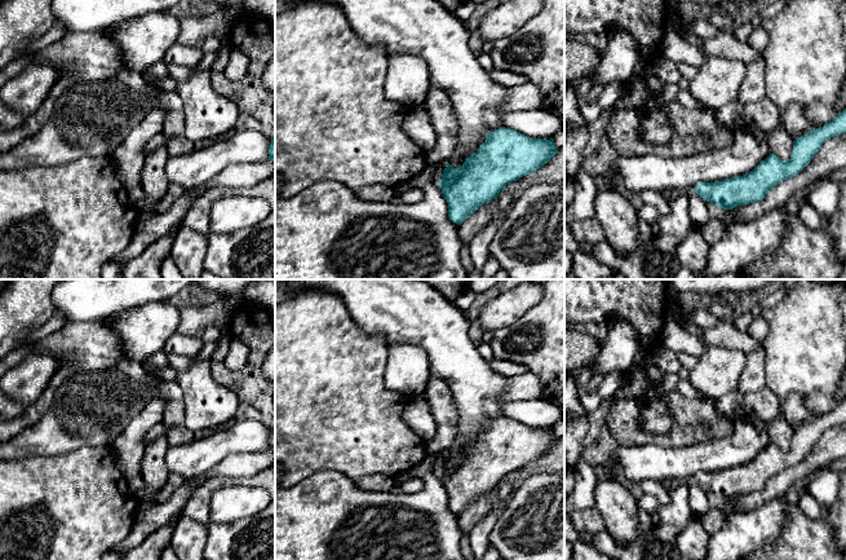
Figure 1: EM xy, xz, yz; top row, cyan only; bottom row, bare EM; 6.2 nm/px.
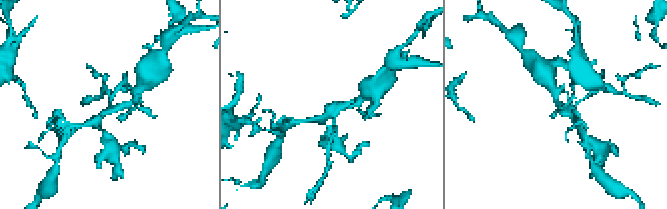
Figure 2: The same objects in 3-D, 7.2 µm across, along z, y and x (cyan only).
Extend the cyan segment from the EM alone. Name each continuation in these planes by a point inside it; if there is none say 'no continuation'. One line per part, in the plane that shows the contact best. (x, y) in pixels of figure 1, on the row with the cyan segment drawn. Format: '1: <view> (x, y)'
1: yz (687, 192)

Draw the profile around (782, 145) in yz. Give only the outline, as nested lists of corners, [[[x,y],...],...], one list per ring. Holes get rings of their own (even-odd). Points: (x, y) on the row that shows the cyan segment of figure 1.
[[[779,129],[767,132],[772,153],[781,160],[789,160],[793,151],[793,138]]]

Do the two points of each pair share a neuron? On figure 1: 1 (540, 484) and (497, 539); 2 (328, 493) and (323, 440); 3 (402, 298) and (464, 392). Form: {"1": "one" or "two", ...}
{"1": "one", "2": "two", "3": "one"}

